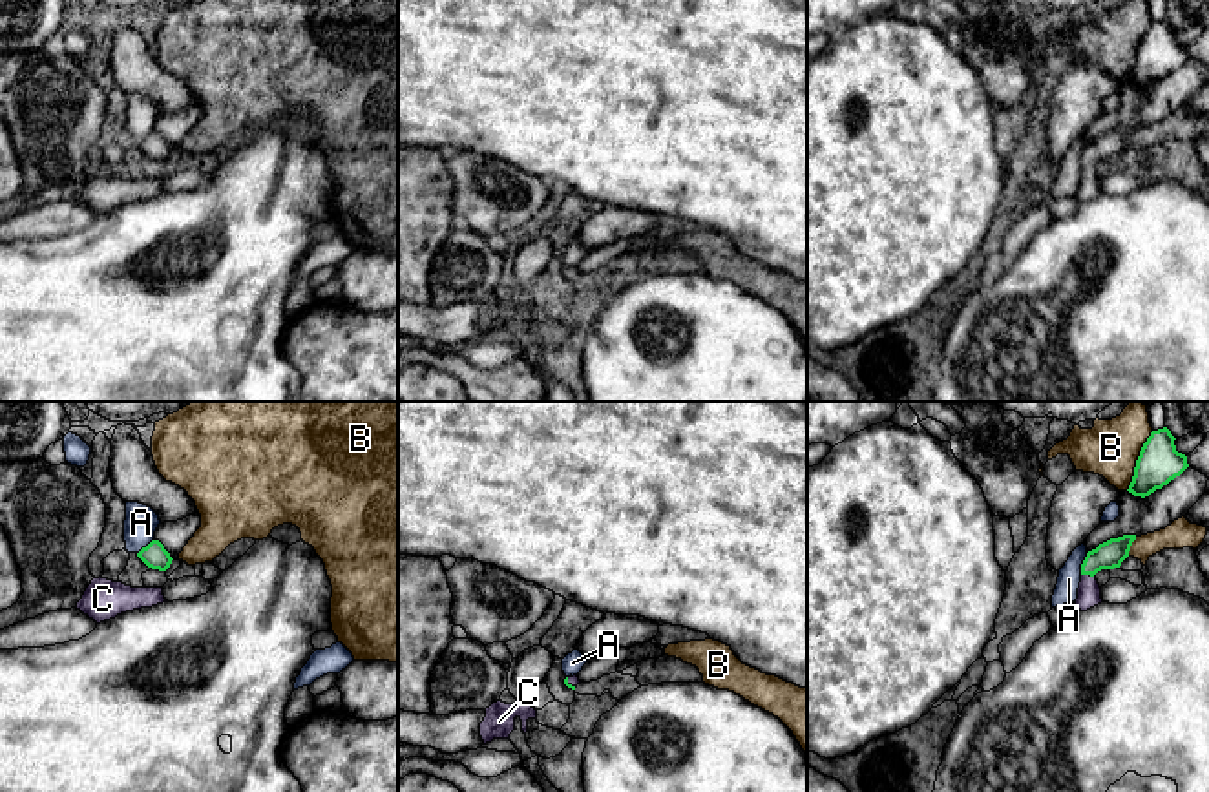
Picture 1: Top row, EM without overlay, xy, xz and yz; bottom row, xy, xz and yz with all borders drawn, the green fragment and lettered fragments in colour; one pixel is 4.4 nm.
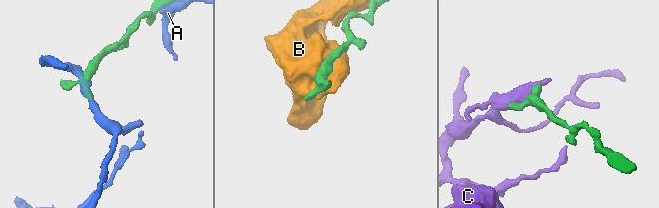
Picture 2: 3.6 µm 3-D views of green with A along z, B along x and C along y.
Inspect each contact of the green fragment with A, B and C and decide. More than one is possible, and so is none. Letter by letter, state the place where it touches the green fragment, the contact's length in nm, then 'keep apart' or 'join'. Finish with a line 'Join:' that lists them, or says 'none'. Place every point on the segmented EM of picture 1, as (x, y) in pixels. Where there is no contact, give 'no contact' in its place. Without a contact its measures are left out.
A: contact yz (1082, 564); length 100 nm; keep apart
B: contact yz (1136, 460); length 300 nm; keep apart
C: contact yz (1087, 573); length 60 nm; join
Join: C

